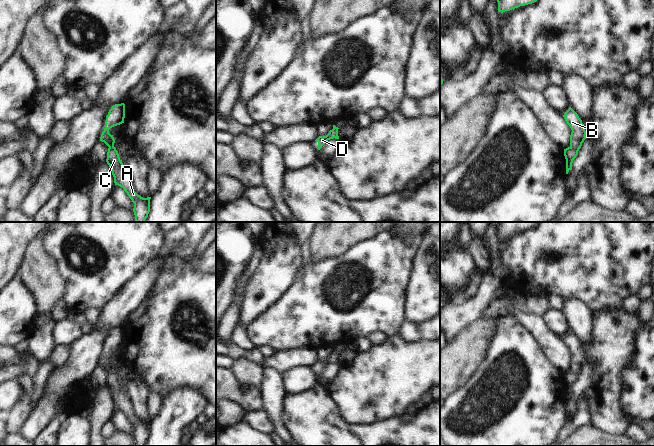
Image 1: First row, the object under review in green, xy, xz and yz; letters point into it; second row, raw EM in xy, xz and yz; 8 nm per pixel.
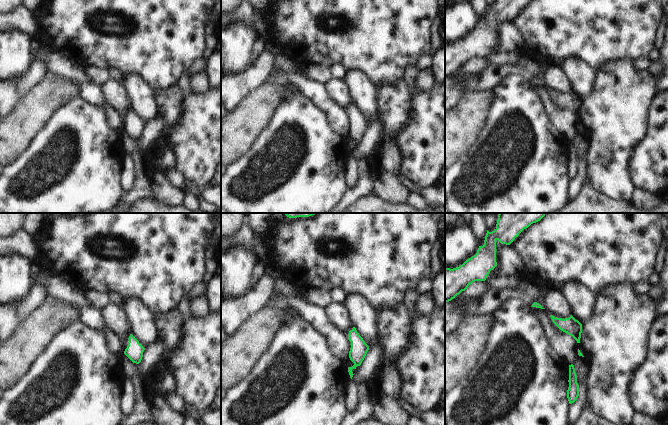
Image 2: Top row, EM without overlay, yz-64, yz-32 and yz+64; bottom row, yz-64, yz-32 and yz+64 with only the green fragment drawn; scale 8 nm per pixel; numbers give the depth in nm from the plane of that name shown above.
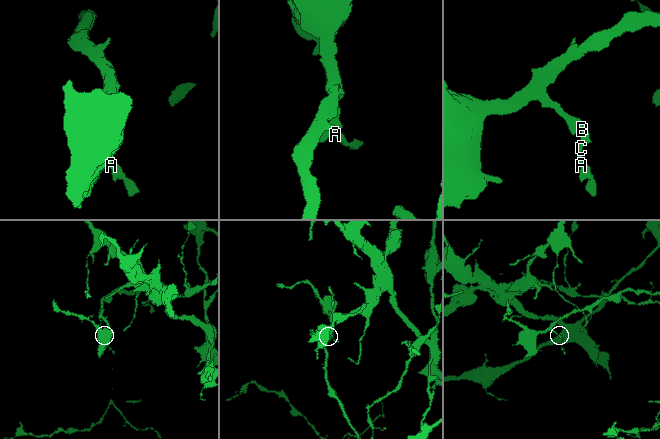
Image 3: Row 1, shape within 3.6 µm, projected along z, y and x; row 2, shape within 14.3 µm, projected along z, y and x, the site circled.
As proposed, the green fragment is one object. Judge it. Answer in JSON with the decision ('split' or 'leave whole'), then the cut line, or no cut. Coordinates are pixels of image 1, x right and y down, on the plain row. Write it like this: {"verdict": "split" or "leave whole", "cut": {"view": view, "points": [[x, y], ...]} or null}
{"verdict": "leave whole", "cut": null}

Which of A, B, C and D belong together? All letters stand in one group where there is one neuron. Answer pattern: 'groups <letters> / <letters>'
groups A B C D

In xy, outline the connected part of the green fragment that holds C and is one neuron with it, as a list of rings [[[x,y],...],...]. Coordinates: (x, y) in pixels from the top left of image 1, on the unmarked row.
[[[115,328],[111,331],[106,340],[105,352],[101,358],[100,365],[104,366],[109,372],[106,386],[112,394],[115,409],[124,413],[129,422],[134,427],[133,436],[136,446],[145,446],[150,436],[151,421],[143,422],[138,419],[132,411],[132,403],[120,384],[118,375],[114,371],[115,363],[109,357],[109,353],[124,347],[125,328]]]

